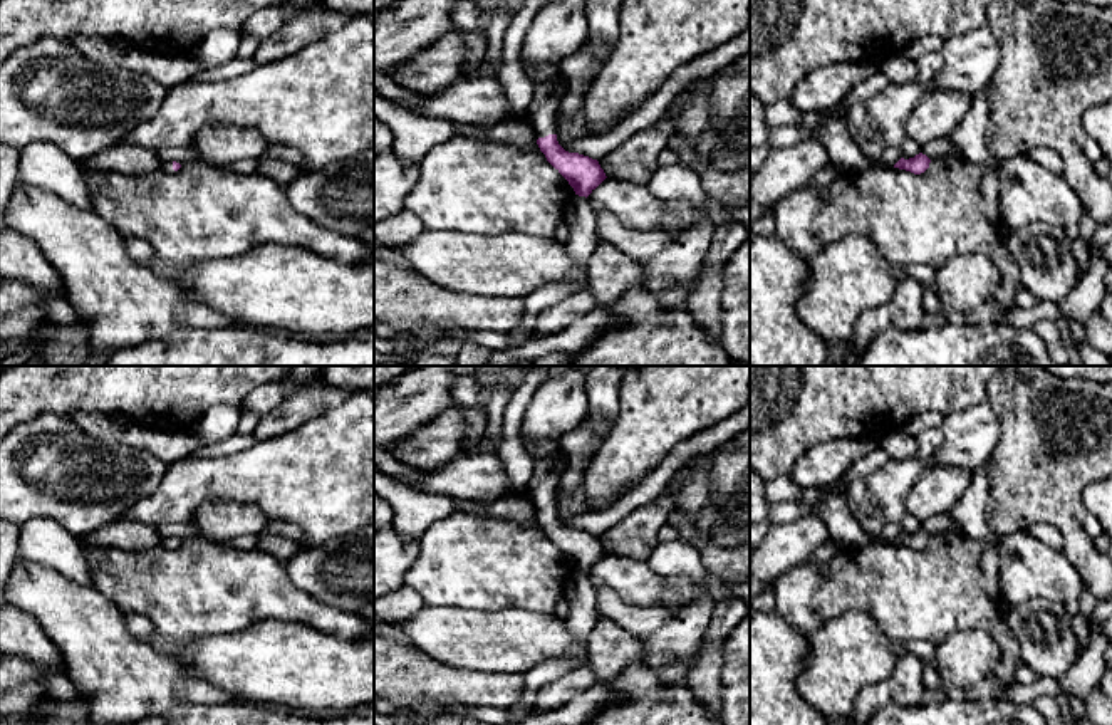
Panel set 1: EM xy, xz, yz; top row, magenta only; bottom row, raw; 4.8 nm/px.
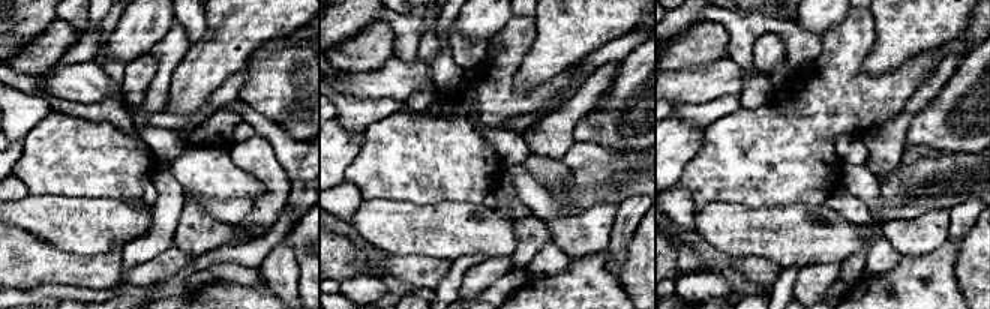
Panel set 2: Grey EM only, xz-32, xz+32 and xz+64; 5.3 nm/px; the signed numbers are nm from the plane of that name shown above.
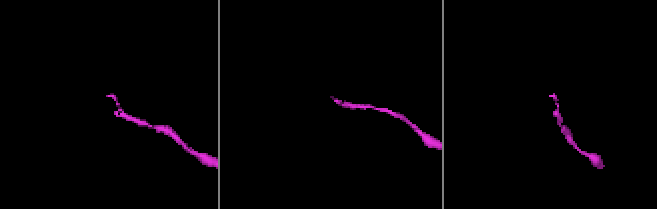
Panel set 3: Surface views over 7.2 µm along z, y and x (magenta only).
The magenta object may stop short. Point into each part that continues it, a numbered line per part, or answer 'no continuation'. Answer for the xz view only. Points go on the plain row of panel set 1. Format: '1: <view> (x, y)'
1: xz (545, 475)

